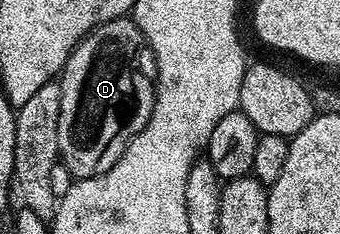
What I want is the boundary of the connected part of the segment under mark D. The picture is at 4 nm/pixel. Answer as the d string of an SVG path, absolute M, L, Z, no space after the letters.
M118 16L116 20L99 24L91 33L84 36L82 42L71 51L71 57L65 62L62 73L57 80L60 88L60 118L57 122L57 138L59 139L59 160L69 169L75 180L84 180L90 176L105 174L105 170L109 170L109 166L113 166L113 162L117 162L117 158L121 158L128 142L149 122L151 111L155 105L155 85L152 77L148 73L146 76L142 66L139 65L139 47L142 49L144 44L143 35L138 26L135 25L134 19Z

